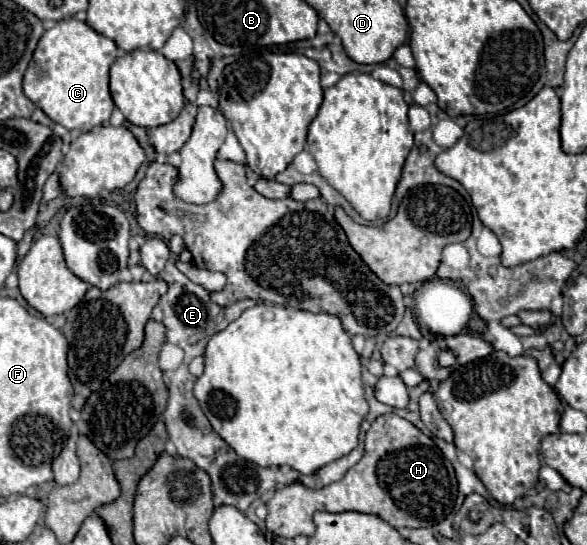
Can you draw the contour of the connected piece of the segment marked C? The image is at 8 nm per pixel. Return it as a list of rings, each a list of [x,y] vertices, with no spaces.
[[[77,18],[61,20],[49,28],[25,71],[23,92],[53,122],[79,132],[89,132],[109,120],[115,104],[109,94],[109,68],[117,58],[113,40],[97,34]]]

